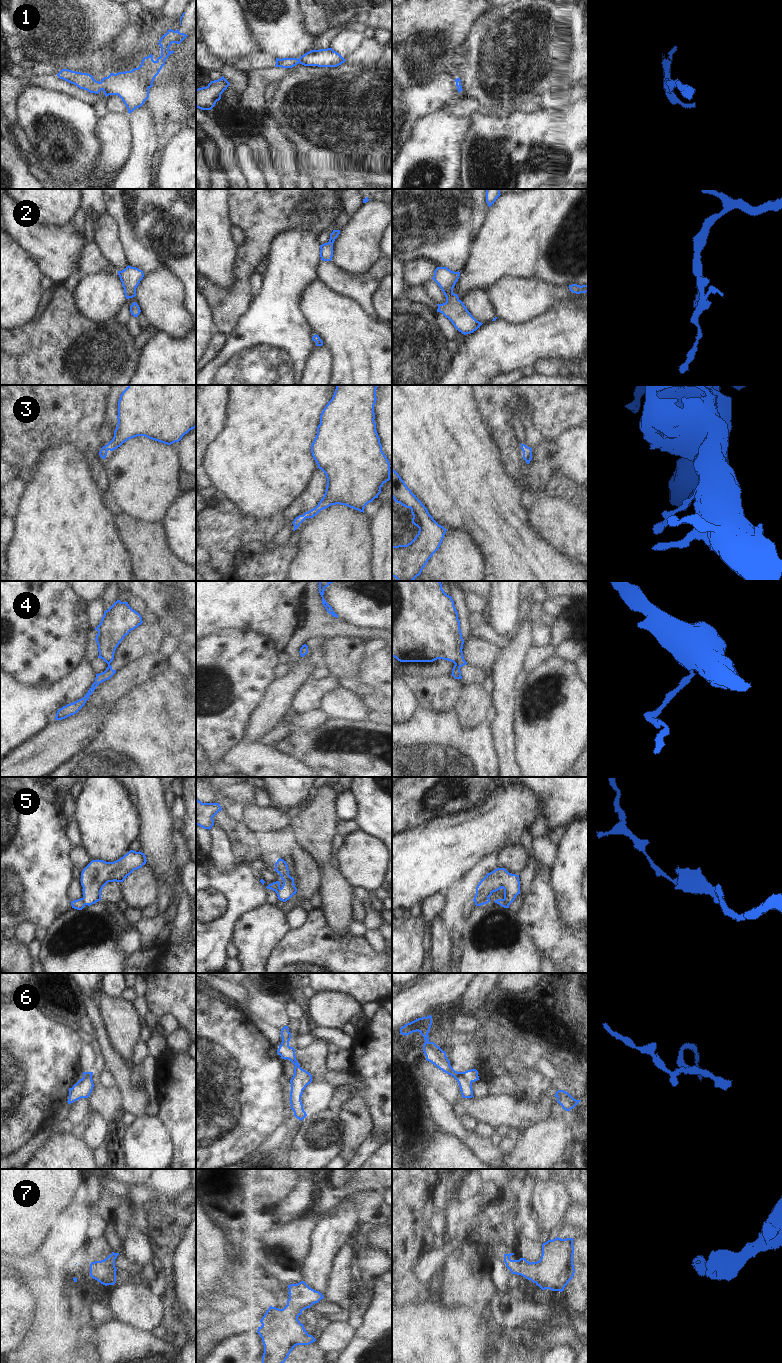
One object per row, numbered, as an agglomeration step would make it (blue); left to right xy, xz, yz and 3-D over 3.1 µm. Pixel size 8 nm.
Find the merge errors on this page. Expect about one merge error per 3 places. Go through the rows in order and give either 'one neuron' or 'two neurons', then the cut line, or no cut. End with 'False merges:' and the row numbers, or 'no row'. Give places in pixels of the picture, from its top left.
1: one neuron; cut none
2: one neuron; cut none
3: one neuron; cut none
4: two neurons; cut yz (455, 663), (460, 666)
5: two neurons; cut xy (82, 898), (85, 904)
6: two neurons; cut yz (463, 1072), (463, 1075), (471, 1082)
7: one neuron; cut none
False merges: 4, 5, 6

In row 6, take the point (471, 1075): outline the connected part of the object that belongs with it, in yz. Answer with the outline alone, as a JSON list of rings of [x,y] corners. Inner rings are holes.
[[[476,1069],[465,1071],[464,1076],[469,1082],[475,1082],[479,1080],[478,1071]]]

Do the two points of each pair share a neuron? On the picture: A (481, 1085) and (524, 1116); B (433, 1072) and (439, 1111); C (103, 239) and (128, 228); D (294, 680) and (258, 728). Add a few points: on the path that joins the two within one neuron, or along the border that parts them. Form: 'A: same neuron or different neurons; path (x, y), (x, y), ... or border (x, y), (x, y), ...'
A: different neurons; border (489, 1095), (473, 1097)
B: different neurons; border (422, 1083), (432, 1085), (452, 1104)
C: different neurons; border (106, 212), (117, 226), (117, 235), (124, 255)
D: same neuron; path (282, 692), (278, 696), (275, 706), (266, 716)

